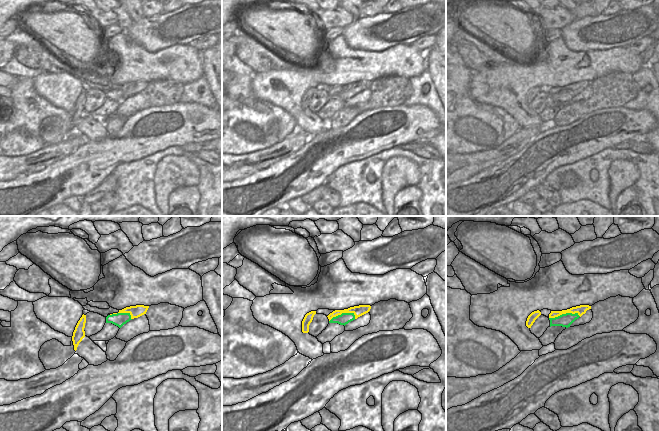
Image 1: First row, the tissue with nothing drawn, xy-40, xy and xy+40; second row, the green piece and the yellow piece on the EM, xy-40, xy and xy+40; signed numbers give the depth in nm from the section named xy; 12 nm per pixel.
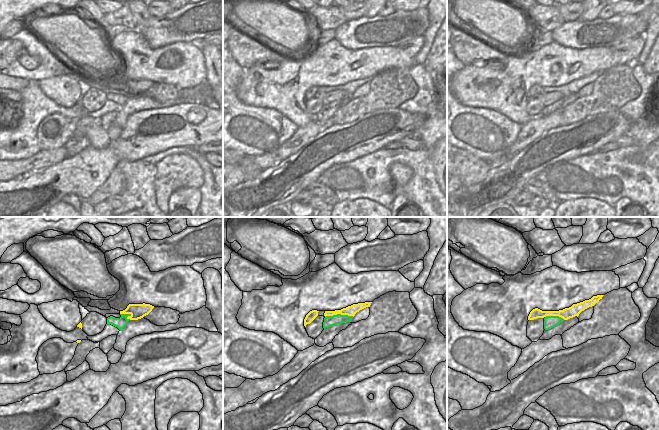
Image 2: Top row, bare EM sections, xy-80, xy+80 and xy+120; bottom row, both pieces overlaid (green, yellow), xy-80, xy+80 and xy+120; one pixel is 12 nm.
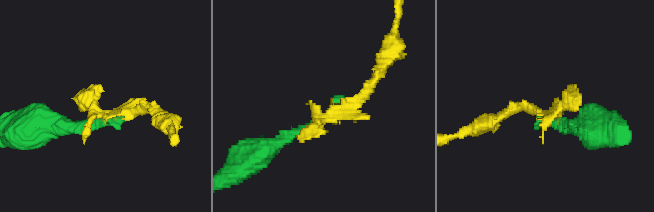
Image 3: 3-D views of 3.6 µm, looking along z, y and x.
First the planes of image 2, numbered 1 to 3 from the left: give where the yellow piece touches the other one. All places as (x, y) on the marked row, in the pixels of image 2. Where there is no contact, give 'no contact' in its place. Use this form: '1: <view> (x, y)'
1: xy-80 (127, 314)
2: xy+80 (339, 314)
3: xy+120 (555, 316)

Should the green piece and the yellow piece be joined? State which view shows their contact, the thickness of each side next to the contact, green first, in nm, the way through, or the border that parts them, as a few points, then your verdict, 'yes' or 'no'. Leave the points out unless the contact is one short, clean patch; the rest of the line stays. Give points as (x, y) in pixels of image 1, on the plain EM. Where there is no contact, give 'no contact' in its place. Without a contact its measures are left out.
contact in xy+40; calibres 170 and 110 nm; yes

